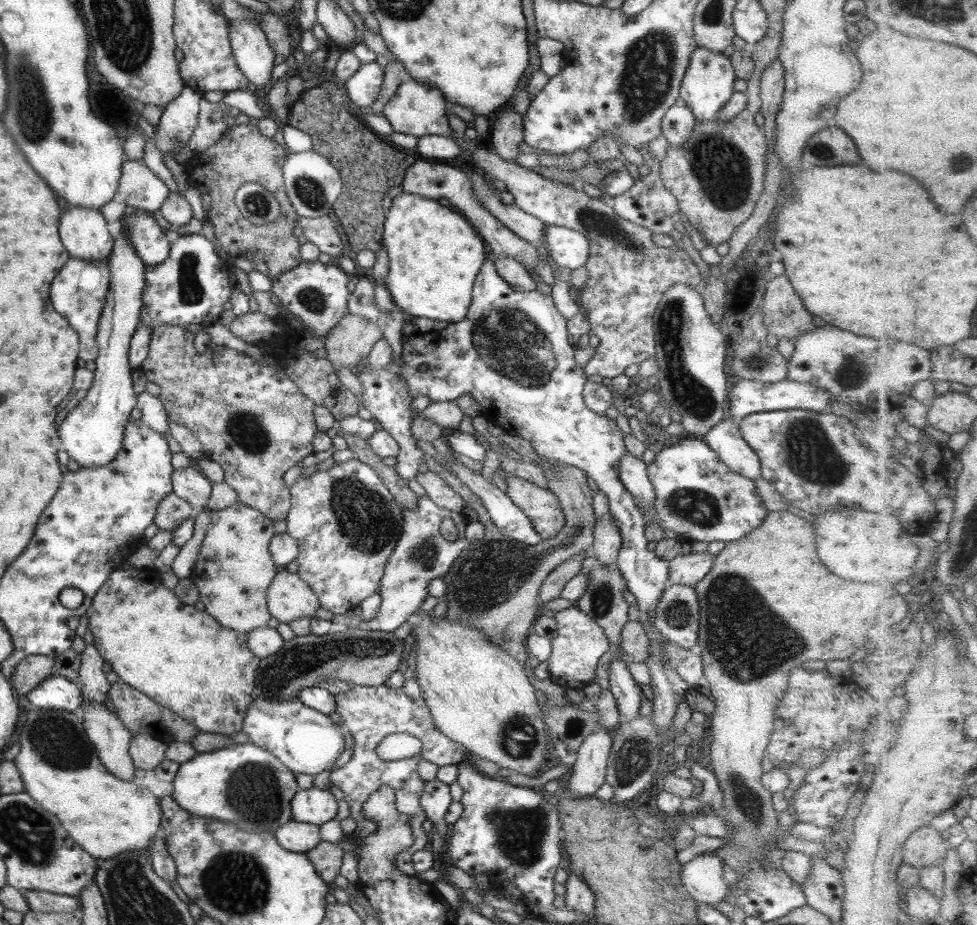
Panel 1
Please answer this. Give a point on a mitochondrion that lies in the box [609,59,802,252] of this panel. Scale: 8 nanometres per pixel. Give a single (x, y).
(722, 170)

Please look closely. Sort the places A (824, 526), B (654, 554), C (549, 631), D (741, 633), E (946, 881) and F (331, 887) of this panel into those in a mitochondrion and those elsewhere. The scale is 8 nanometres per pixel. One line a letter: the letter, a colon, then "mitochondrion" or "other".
A: other
B: other
C: other
D: mitochondrion
E: other
F: other

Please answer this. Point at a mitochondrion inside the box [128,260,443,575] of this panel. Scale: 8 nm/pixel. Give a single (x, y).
(367, 522)

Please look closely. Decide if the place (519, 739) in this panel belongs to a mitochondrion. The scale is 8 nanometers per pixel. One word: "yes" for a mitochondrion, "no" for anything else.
yes

